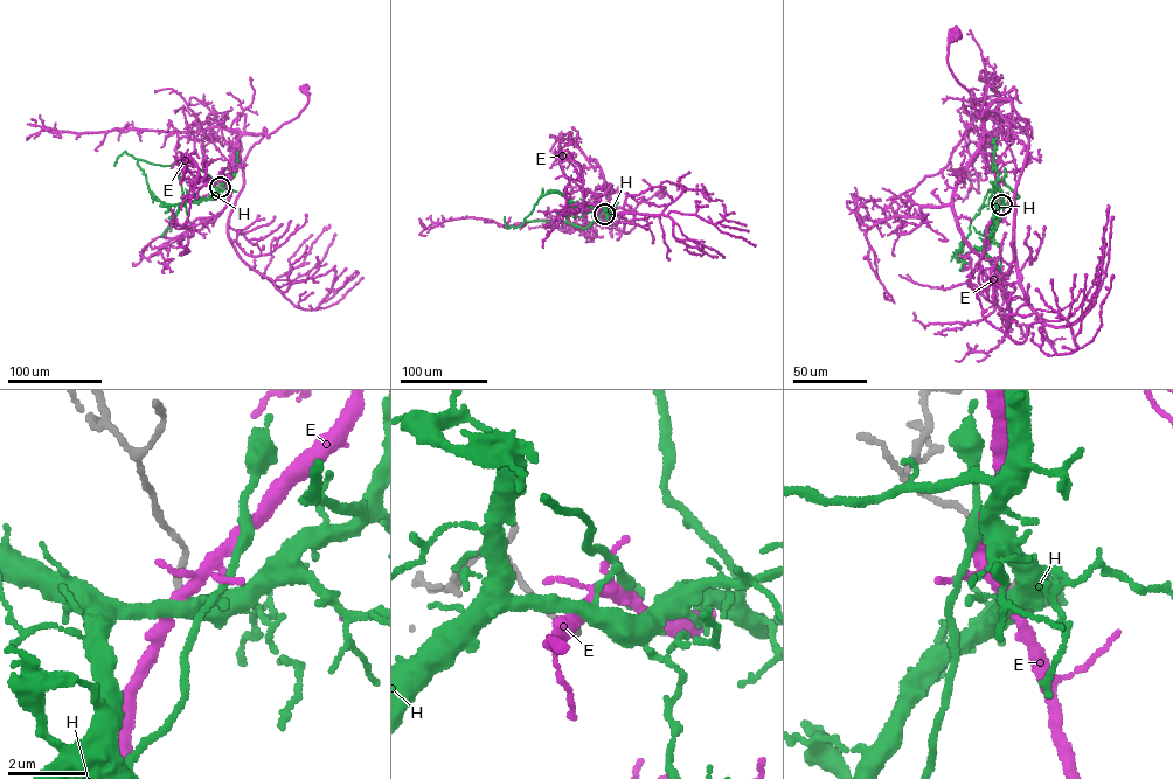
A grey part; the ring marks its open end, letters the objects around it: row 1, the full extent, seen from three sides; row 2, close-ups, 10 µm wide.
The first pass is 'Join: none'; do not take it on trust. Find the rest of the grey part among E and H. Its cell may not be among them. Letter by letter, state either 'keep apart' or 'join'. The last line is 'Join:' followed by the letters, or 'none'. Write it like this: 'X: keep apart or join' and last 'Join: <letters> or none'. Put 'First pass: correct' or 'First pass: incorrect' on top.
First pass: incorrect
E: keep apart
H: join
Join: H

